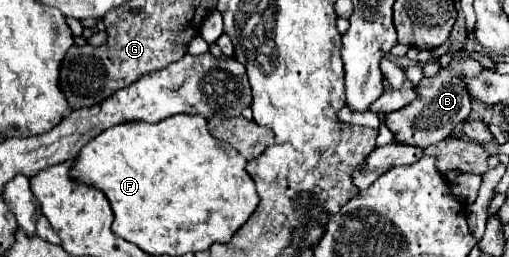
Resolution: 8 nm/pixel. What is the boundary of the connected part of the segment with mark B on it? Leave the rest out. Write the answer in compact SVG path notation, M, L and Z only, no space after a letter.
M461 59L451 61L449 67L443 67L435 77L421 79L417 85L417 97L405 105L399 111L387 113L385 125L395 133L395 141L417 145L417 147L429 147L449 137L449 133L455 131L455 127L461 127L469 119L471 113L471 95L467 89L467 79L479 75L483 71L483 65L475 59Z

